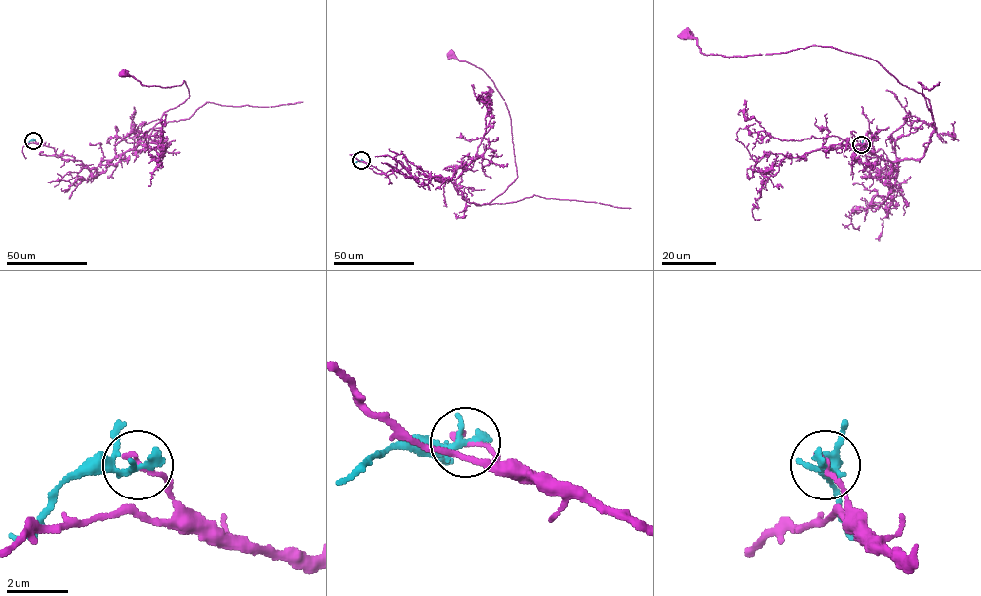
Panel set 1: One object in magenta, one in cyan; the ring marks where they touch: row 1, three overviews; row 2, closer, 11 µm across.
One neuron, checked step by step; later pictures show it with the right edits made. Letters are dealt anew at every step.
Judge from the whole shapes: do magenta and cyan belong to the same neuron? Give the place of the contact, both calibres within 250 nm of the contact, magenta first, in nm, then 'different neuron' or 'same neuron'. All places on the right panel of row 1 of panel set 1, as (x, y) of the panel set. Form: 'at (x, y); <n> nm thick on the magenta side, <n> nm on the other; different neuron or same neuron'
at (861, 144); 180 nm thick on the magenta side, 320 nm on the other; different neuron

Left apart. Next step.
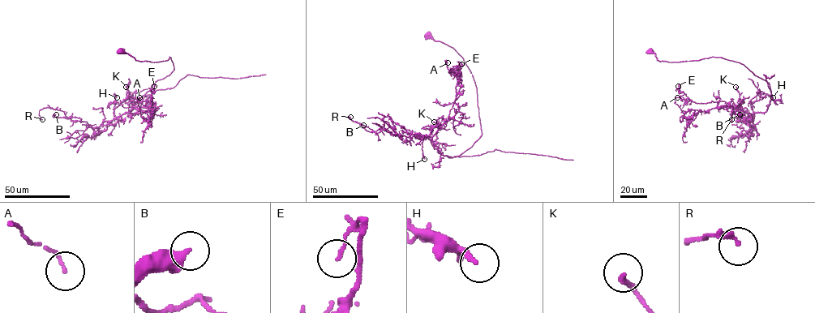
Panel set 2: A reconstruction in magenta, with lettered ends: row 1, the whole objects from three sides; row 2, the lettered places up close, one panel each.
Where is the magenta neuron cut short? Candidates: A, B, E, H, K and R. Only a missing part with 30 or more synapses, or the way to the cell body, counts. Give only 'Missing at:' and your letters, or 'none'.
Missing at: none

